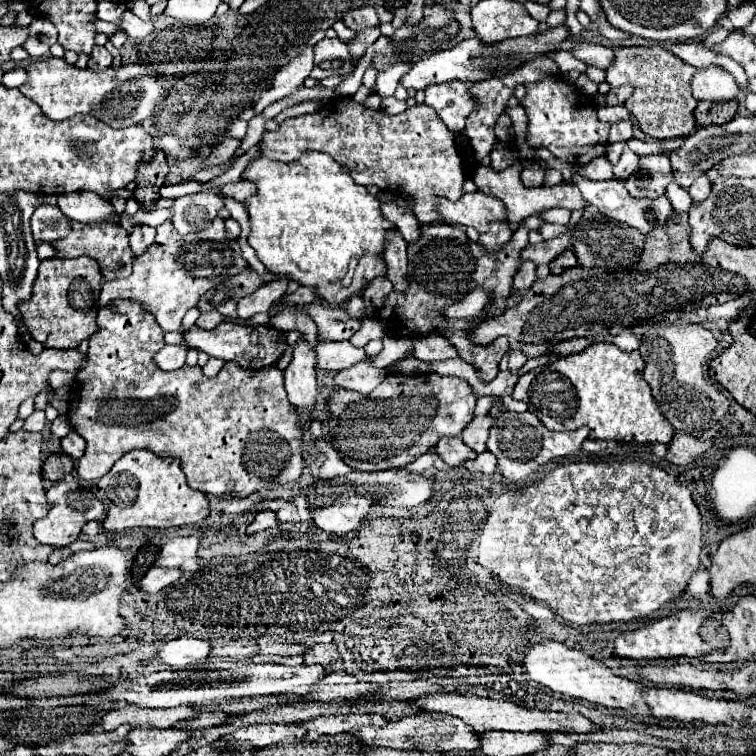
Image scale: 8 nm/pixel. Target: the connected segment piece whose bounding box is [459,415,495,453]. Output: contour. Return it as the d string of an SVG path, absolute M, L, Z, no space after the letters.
M483 415L483 417L473 417L473 421L463 429L463 433L459 435L475 453L483 453L485 451L485 441L489 437L489 429L493 427L495 419L491 415Z

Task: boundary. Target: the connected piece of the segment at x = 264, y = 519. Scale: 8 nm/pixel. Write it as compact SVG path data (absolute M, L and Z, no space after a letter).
M269 509L259 511L259 513L255 513L255 519L247 525L247 535L253 535L257 531L263 531L263 529L269 529L275 525L277 525L277 517L273 511L269 511Z

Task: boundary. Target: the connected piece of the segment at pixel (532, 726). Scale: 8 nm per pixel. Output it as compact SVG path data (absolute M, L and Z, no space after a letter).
M435 693L427 697L415 699L417 707L425 707L427 711L439 711L447 715L461 717L467 725L473 727L477 733L485 731L541 731L541 733L555 733L555 731L571 731L571 733L583 733L585 727L591 723L581 713L559 713L559 711L541 711L541 709L529 709L523 705L515 705L509 701L495 701L495 699L483 699L483 697L465 697L455 693Z

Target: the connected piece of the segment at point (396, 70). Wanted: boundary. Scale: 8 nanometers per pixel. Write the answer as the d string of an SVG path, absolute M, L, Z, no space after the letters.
M395 63L391 65L387 71L383 73L377 73L377 83L375 83L375 89L381 97L389 97L395 93L397 85L399 85L399 79L409 71L409 63Z

